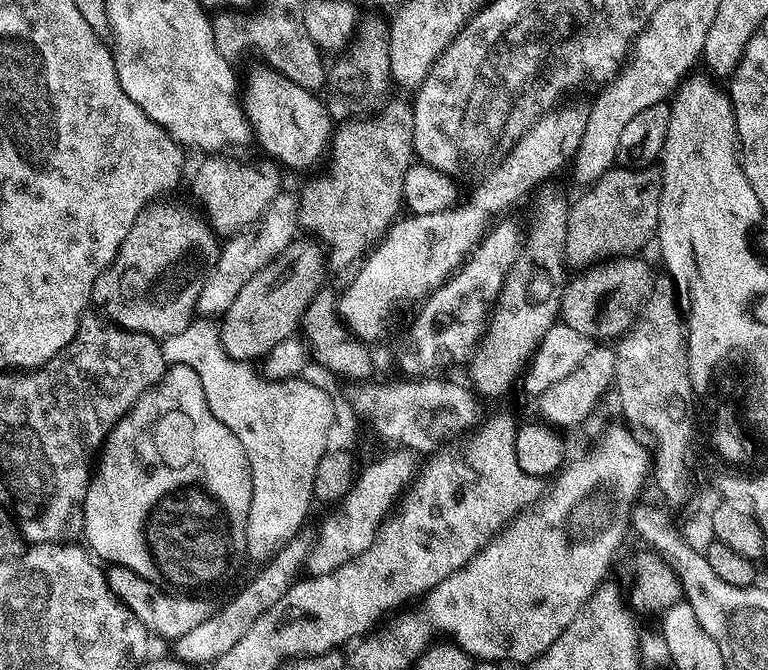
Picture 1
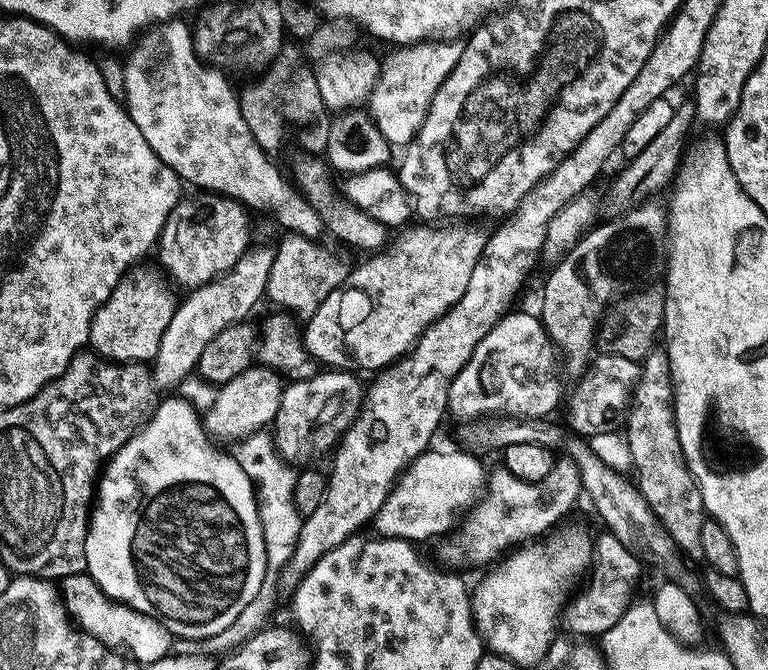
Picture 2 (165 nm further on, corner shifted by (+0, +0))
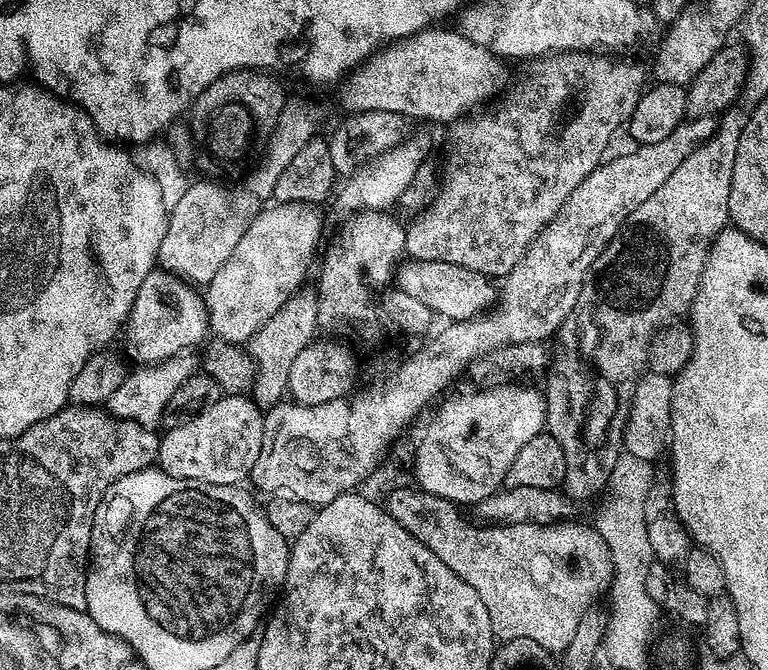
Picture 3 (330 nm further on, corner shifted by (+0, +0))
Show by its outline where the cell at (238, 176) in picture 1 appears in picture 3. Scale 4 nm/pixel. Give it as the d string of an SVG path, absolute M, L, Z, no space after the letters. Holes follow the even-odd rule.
M153 270L146 274L142 287L138 290L138 298L134 298L132 313L128 315L126 336L128 332L129 361L137 360L137 365L159 364L176 353L191 349L204 335L208 336L208 308L205 297L173 272Z

